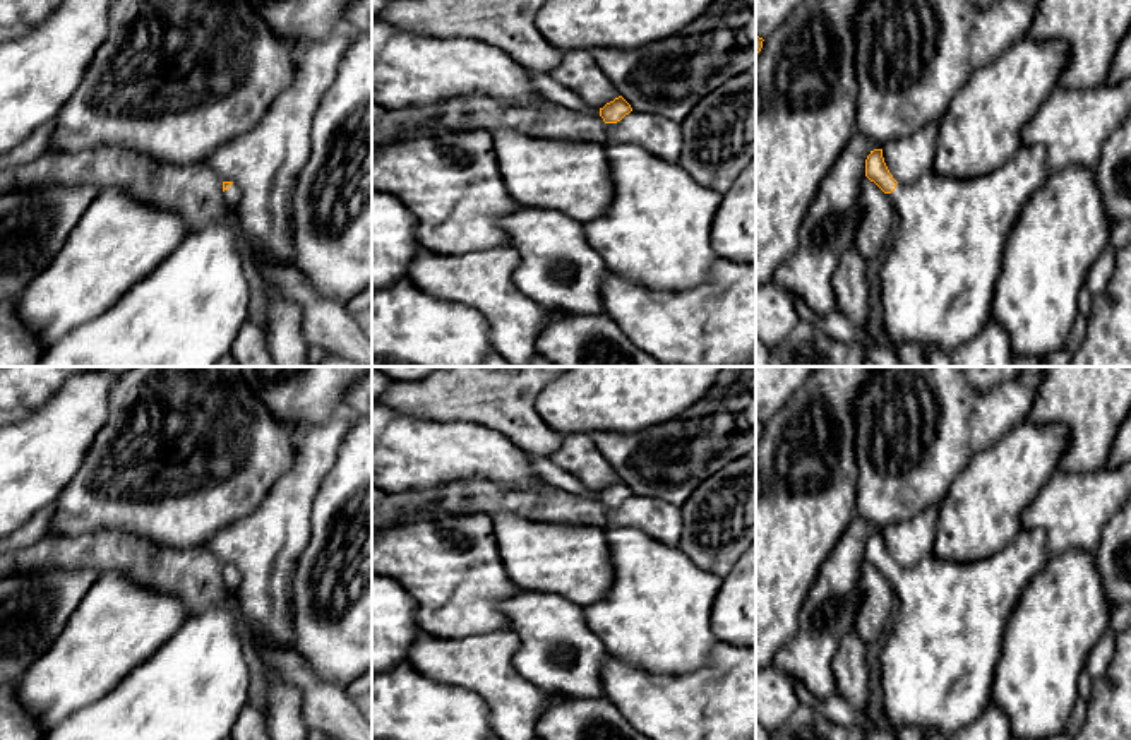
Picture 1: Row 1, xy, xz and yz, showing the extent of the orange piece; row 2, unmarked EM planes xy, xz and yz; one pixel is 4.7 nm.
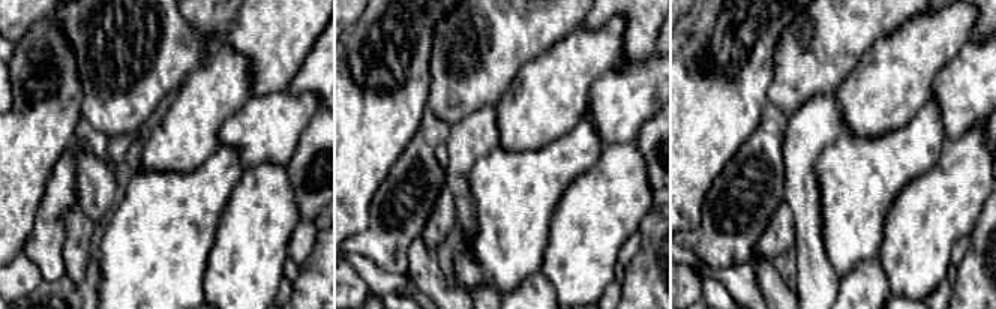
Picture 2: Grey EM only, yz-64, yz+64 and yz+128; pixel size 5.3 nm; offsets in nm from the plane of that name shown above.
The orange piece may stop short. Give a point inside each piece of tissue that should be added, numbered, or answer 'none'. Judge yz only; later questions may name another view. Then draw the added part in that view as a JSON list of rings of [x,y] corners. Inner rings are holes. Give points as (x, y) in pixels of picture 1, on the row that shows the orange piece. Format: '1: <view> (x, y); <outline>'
1: yz (938, 274); [[[1021,146],[1002,166],[978,178],[951,178],[929,170],[912,187],[896,183],[896,188],[888,194],[896,207],[896,221],[879,266],[884,313],[881,334],[886,346],[912,343],[925,356],[929,349],[941,349],[951,356],[984,329],[992,317],[994,288],[1006,259],[1006,240],[1028,200],[1049,178],[1045,147]]]

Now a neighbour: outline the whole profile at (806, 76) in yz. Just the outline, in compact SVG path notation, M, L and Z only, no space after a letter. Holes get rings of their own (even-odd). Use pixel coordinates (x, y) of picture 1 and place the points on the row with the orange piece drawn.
M802 0L788 17L763 41L756 55L756 86L761 96L761 111L756 115L756 286L773 283L775 271L788 260L799 247L799 230L811 202L821 190L821 182L841 156L857 130L857 75L855 75L855 38L853 17L865 0Z

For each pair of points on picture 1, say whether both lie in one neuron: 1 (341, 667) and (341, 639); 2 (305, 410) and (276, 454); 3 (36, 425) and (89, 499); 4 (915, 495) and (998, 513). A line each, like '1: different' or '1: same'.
1: same
2: different
3: different
4: different

